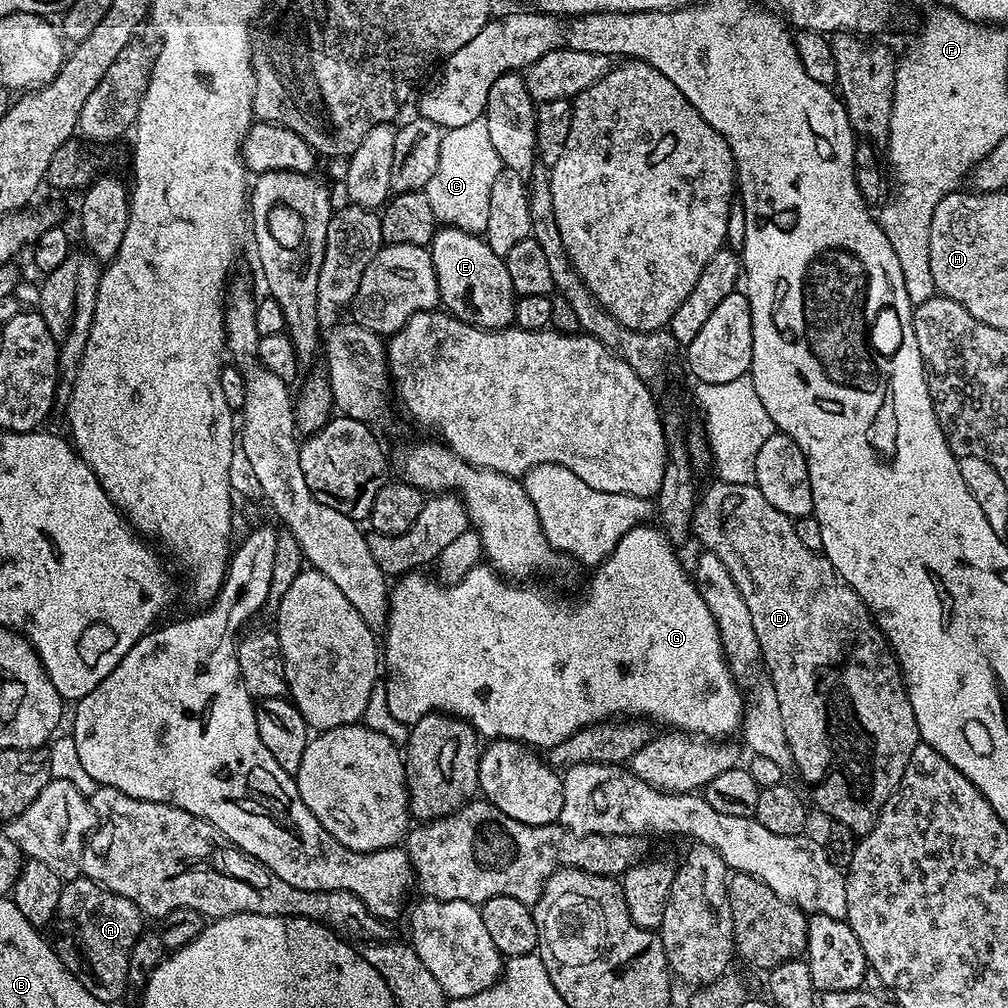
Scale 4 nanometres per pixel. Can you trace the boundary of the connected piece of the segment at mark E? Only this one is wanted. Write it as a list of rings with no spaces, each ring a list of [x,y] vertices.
[[[441,227],[430,245],[434,270],[438,278],[440,304],[451,315],[478,328],[499,330],[514,321],[518,299],[504,257],[490,250],[487,240],[457,228]]]

